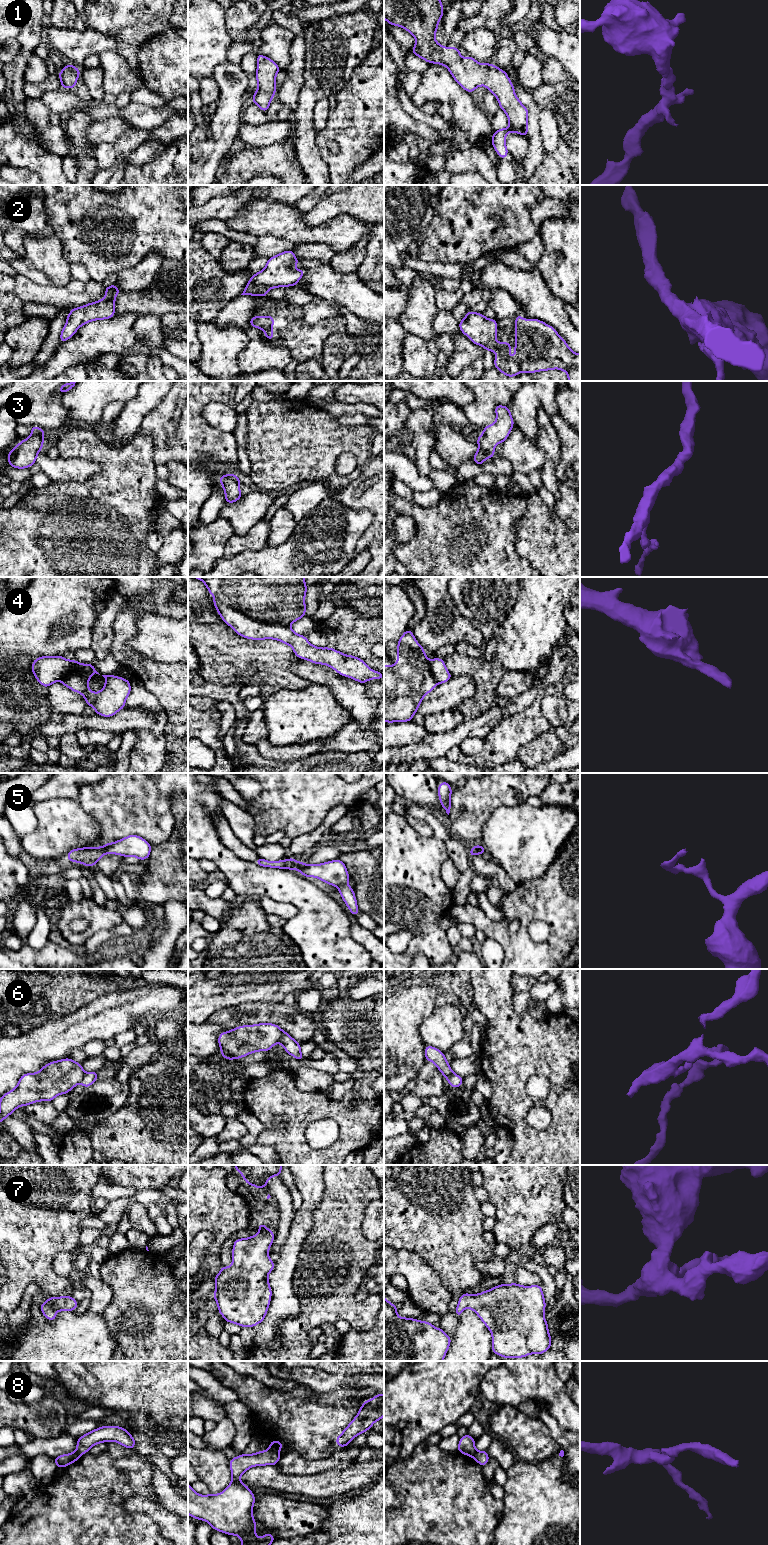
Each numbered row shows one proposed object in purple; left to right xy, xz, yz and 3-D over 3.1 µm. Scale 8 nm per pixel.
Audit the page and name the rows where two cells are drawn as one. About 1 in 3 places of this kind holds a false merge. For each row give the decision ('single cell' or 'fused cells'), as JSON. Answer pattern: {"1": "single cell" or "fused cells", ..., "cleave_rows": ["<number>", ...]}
{"1": "single cell", "2": "single cell", "3": "single cell", "4": "fused cells", "5": "fused cells", "6": "fused cells", "7": "single cell", "8": "fused cells", "cleave_rows": ["4", "5", "6", "8"]}

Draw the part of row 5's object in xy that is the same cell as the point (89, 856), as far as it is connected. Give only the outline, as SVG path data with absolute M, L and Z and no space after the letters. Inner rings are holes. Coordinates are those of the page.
M84 847L70 850L67 853L68 861L75 861L85 866L95 866L98 860L105 854L104 847Z

